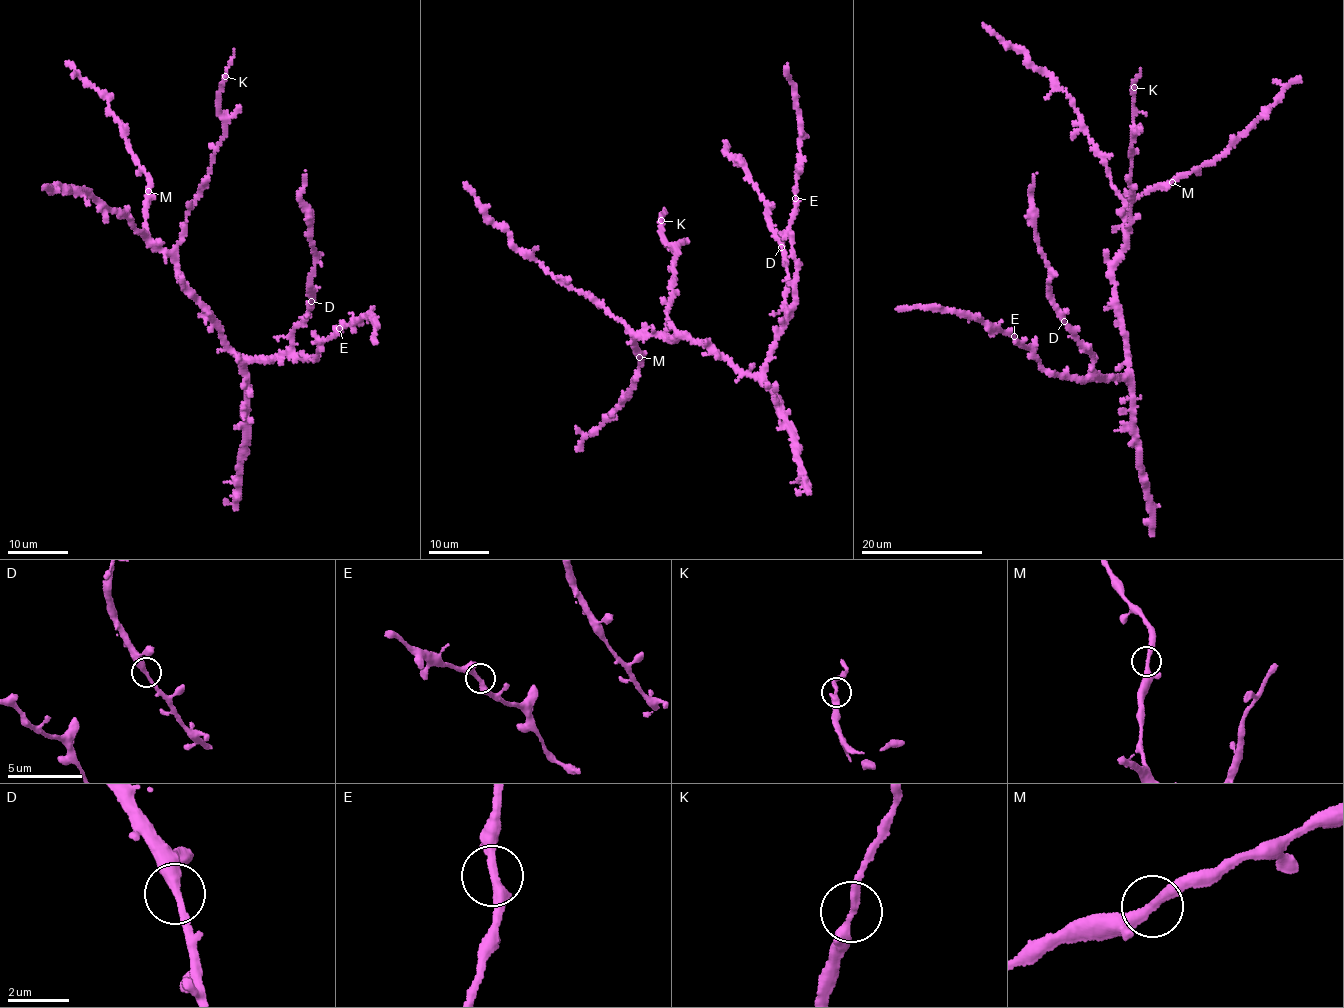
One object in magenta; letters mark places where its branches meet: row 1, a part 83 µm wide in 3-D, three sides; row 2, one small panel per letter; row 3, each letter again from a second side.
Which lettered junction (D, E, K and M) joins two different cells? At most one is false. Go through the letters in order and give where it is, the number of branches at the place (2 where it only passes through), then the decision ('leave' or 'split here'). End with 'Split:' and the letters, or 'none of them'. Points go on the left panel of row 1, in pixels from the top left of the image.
D: (311, 301) | 2 | leave
E: (339, 328) | 2 | leave
K: (225, 76) | 2 | leave
M: (148, 191) | 2 | leave
Split: none of them

